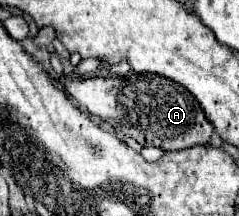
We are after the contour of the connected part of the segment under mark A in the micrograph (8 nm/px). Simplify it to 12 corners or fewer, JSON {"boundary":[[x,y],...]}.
{"boundary":[[65,78],[93,116],[163,152],[209,144],[203,108],[173,80]]}

